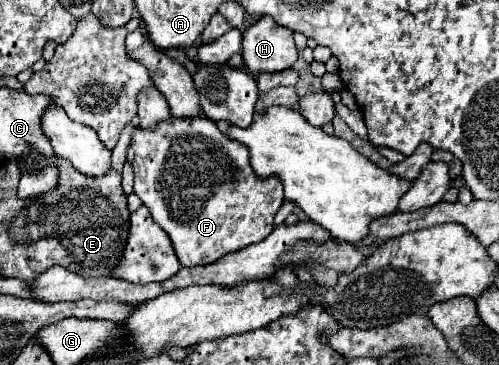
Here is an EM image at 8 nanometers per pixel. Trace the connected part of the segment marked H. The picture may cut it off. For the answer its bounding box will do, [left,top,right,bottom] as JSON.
[241,16,297,74]

